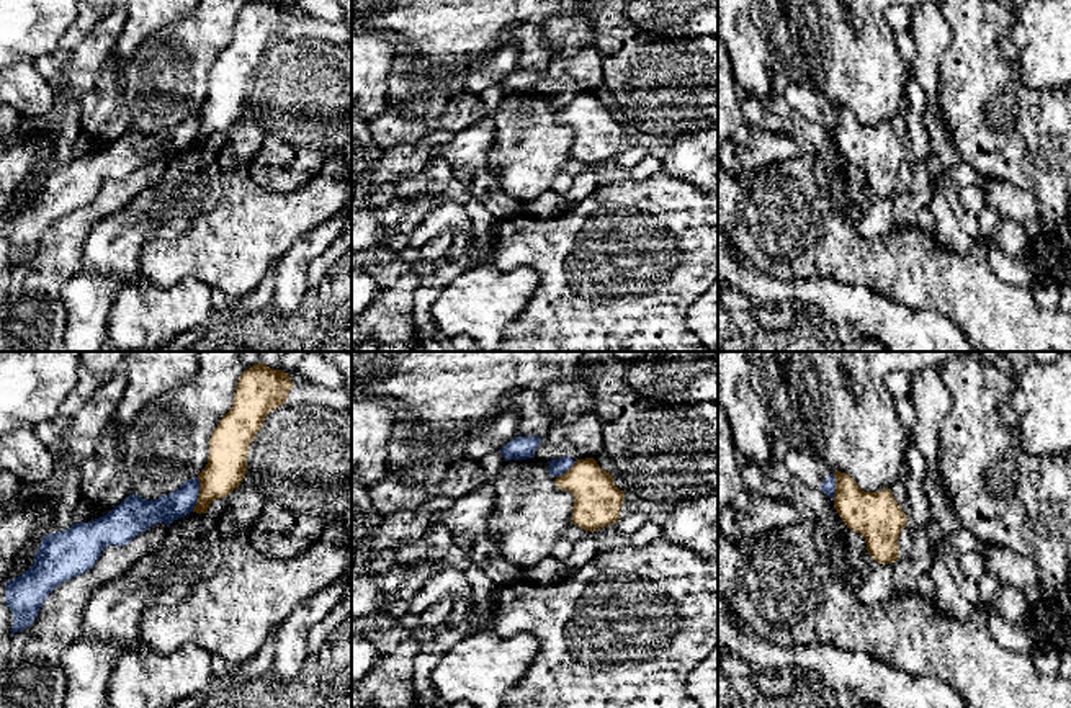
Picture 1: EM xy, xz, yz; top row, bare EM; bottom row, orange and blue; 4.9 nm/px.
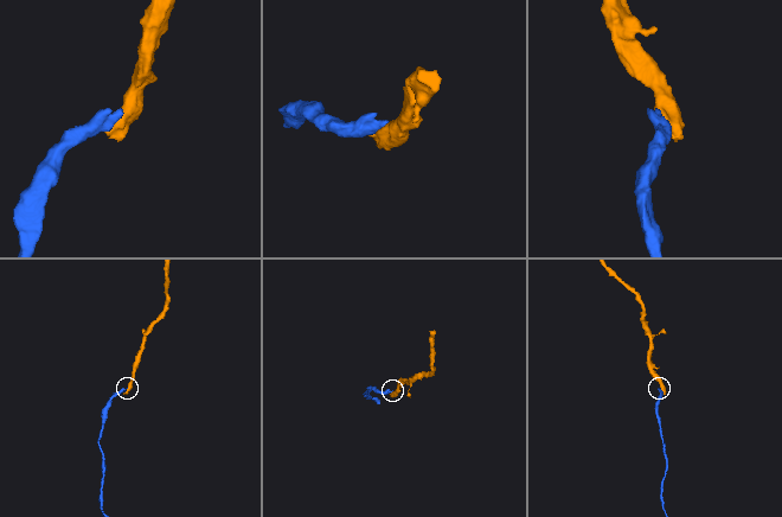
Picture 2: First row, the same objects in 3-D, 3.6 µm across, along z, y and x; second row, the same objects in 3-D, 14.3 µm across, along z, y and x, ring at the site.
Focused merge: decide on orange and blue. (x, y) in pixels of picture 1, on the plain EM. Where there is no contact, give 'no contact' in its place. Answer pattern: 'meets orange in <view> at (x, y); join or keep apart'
meets orange in xy at (198, 128); keep apart

